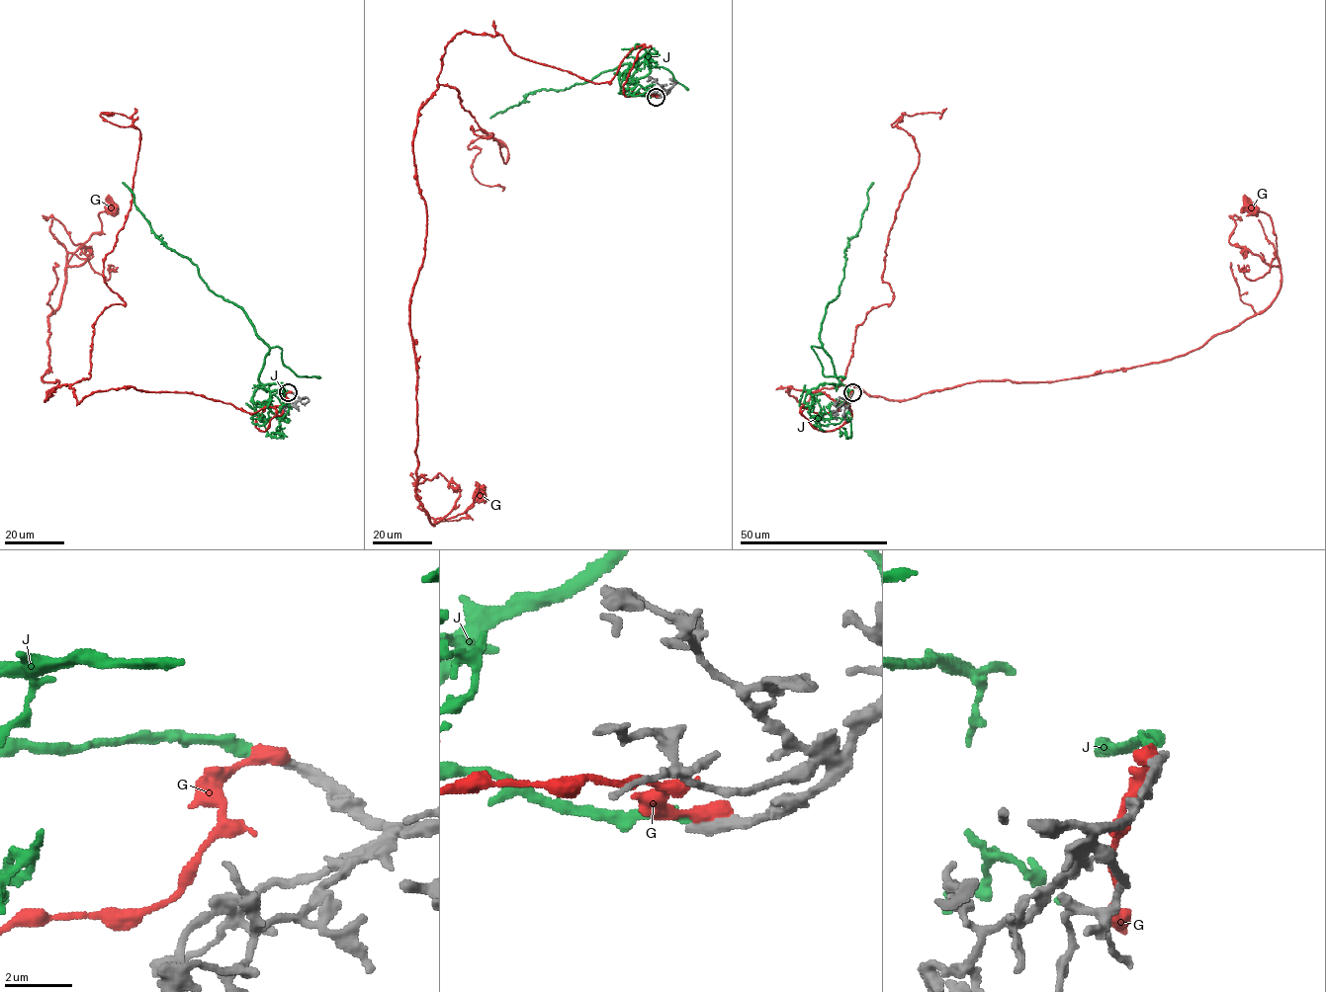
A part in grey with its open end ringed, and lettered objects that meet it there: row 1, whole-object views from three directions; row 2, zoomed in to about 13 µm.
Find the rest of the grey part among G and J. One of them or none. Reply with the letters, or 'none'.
J

